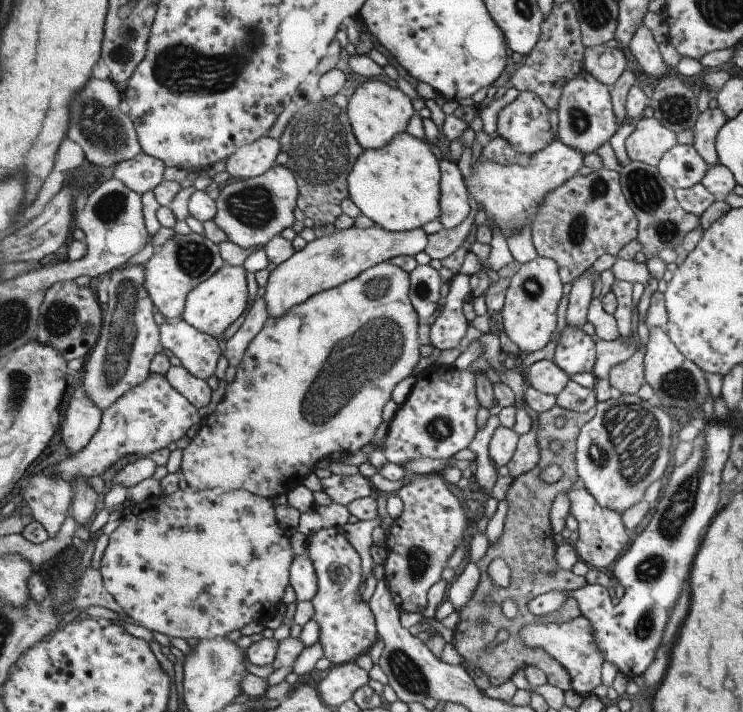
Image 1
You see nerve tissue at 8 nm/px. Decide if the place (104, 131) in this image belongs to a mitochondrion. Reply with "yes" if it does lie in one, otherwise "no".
yes

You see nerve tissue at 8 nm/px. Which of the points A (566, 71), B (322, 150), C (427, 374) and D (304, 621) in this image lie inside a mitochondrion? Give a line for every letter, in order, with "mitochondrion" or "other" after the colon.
A: other
B: mitochondrion
C: other
D: other

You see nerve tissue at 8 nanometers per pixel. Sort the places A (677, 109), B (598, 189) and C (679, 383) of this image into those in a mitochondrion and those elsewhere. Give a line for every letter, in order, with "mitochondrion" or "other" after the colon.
A: mitochondrion
B: mitochondrion
C: mitochondrion

